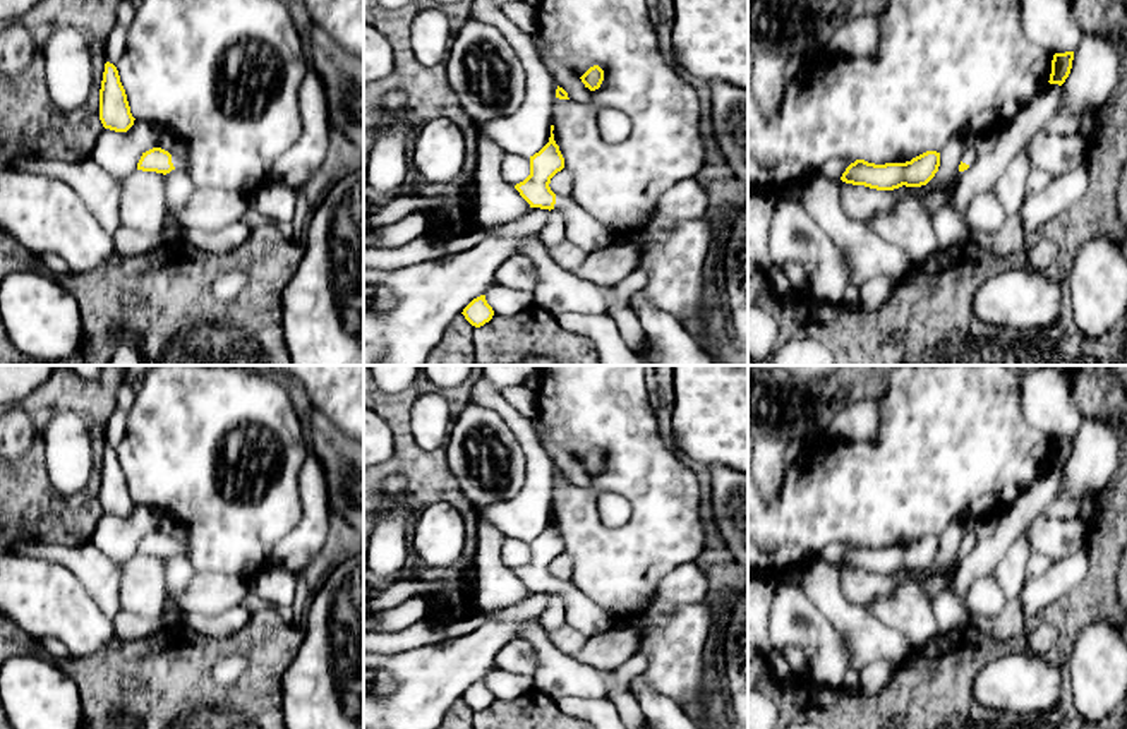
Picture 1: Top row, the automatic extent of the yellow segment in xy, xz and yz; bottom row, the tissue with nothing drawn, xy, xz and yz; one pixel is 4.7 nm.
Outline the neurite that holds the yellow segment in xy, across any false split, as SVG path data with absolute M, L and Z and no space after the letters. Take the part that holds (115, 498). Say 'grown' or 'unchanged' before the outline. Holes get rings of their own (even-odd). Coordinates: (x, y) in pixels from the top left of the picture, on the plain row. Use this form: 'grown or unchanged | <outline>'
unchanged | M105 448L99 473L99 504L105 513L127 516L134 509L134 501L127 485L125 473L120 467L118 455L113 448Z

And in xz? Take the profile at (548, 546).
grown | M551 509L549 527L530 540L530 559L515 569L530 592L557 593L564 600L566 623L578 630L587 640L612 628L607 612L590 600L573 581L556 580L549 568L564 552L564 542L554 525Z

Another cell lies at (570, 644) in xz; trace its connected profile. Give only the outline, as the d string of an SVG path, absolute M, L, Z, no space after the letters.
M568 623L556 631L549 631L547 636L561 652L571 657L575 657L587 642L585 635L582 635Z

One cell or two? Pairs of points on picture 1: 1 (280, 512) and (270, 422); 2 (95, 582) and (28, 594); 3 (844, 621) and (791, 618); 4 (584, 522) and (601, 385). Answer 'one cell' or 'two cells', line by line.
1: one cell
2: two cells
3: two cells
4: one cell

